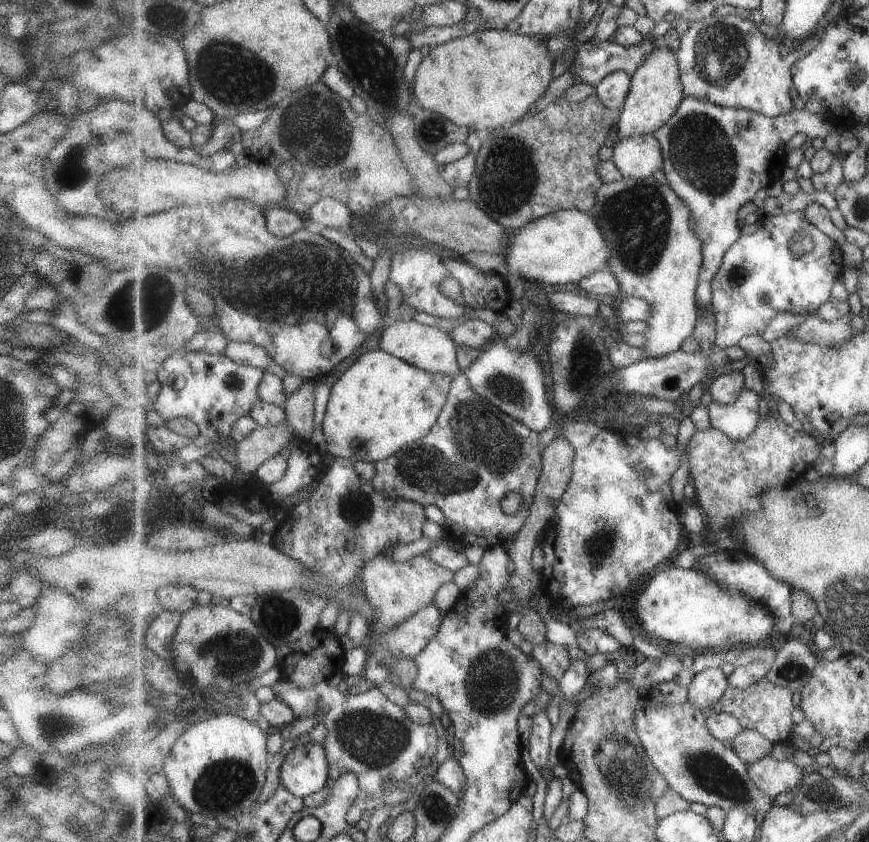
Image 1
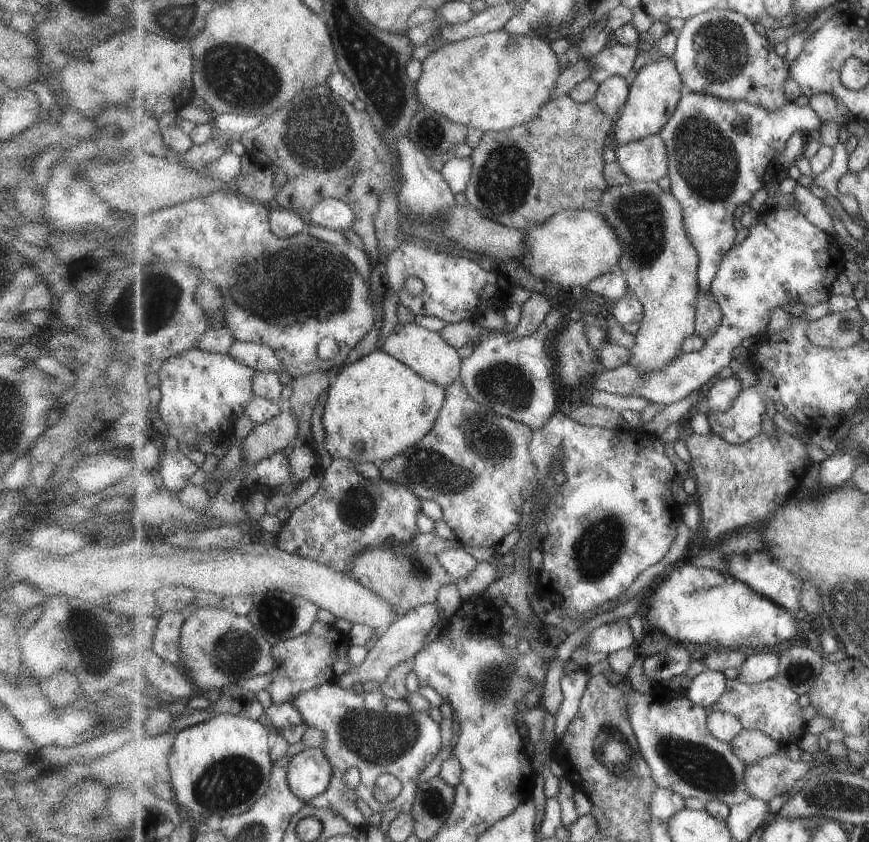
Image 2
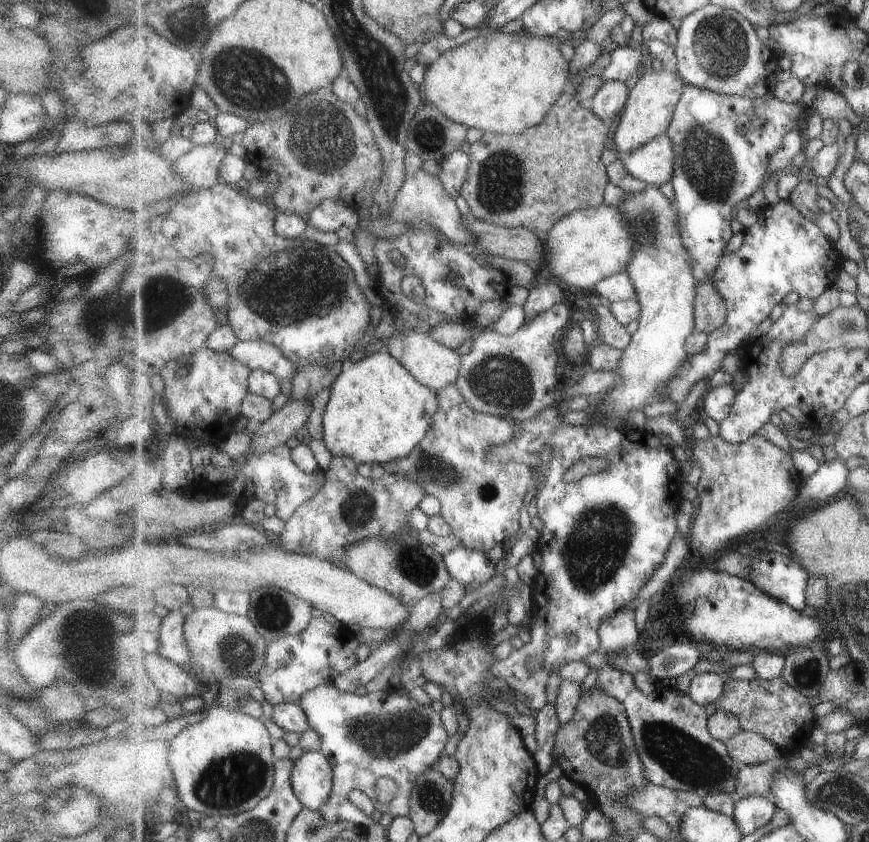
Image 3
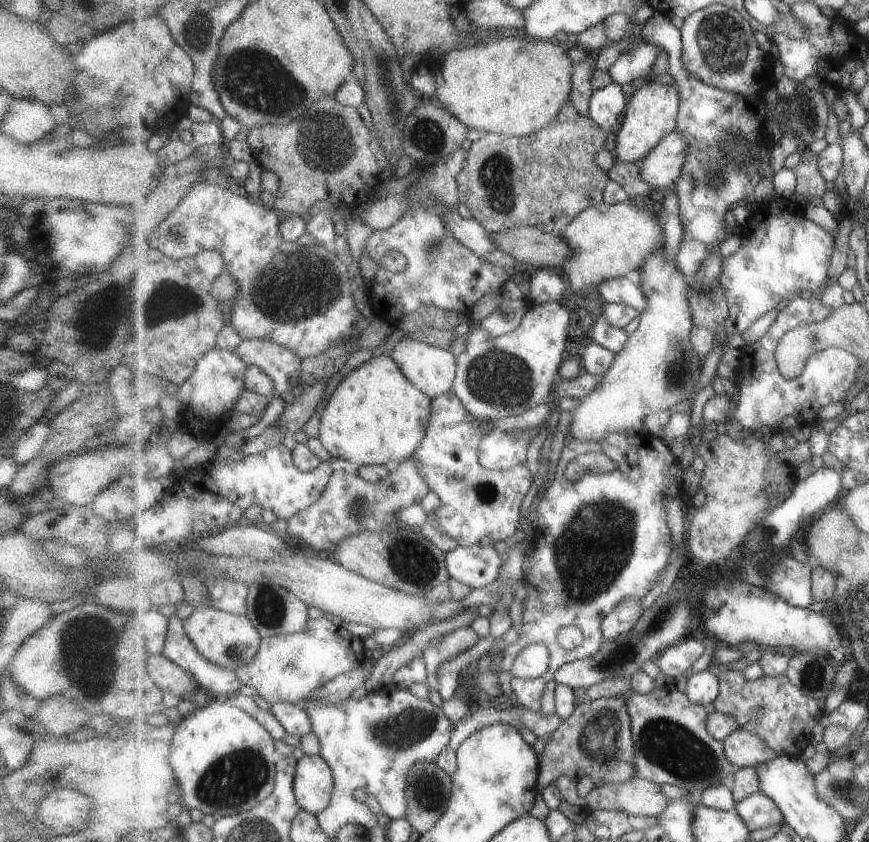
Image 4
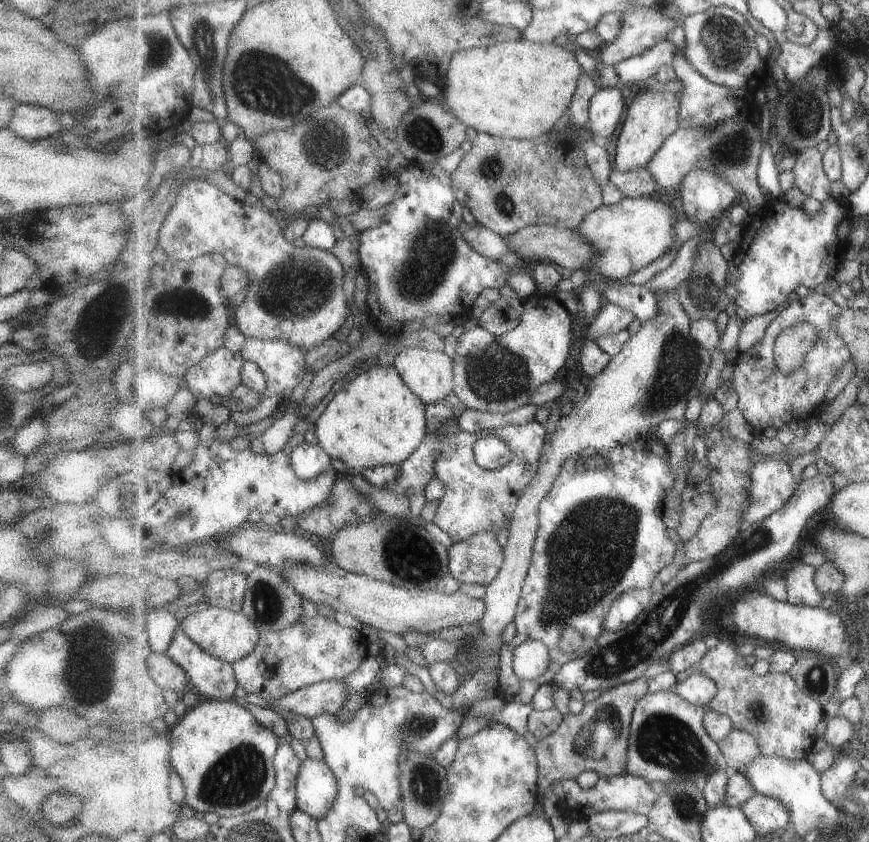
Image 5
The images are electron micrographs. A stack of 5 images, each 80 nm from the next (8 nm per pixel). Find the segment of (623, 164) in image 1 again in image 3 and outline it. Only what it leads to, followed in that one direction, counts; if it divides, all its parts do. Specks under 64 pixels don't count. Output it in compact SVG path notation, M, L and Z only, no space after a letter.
M665 132L634 152L621 153L620 160L635 179L661 186L673 179L675 156L672 138Z

